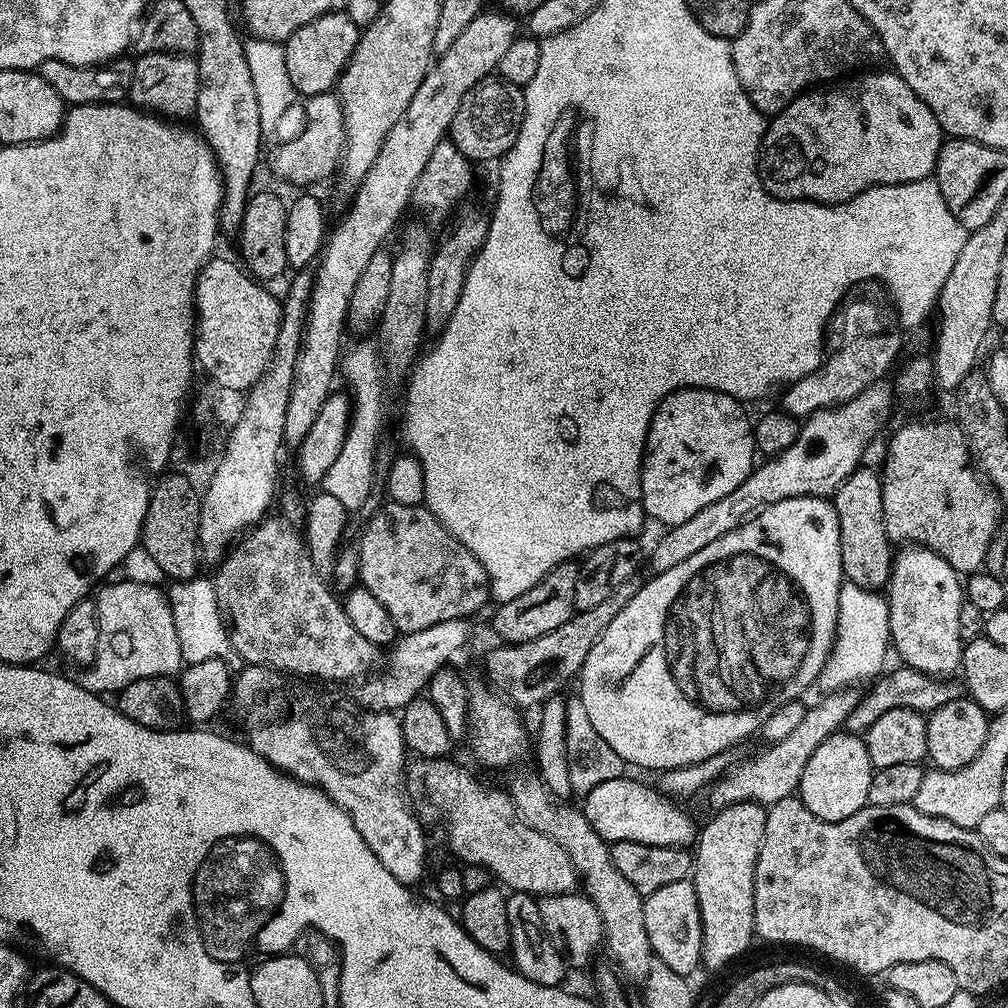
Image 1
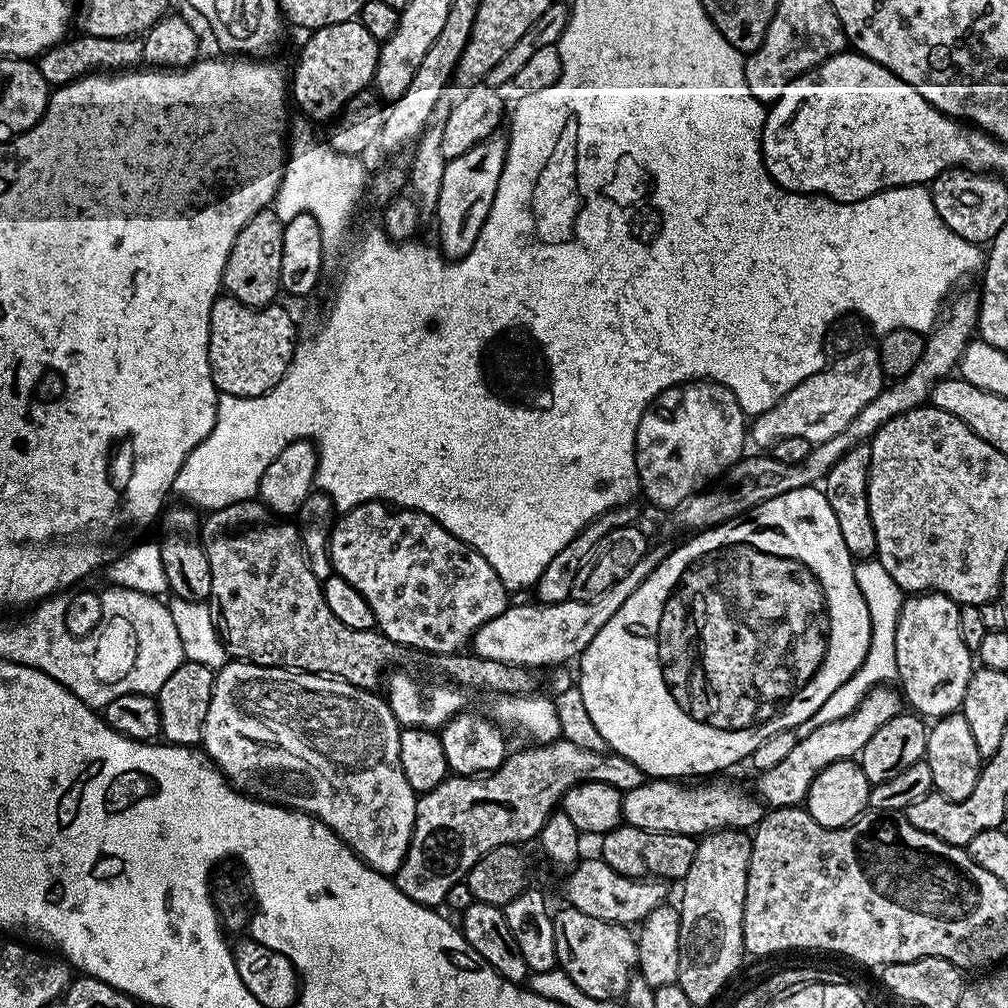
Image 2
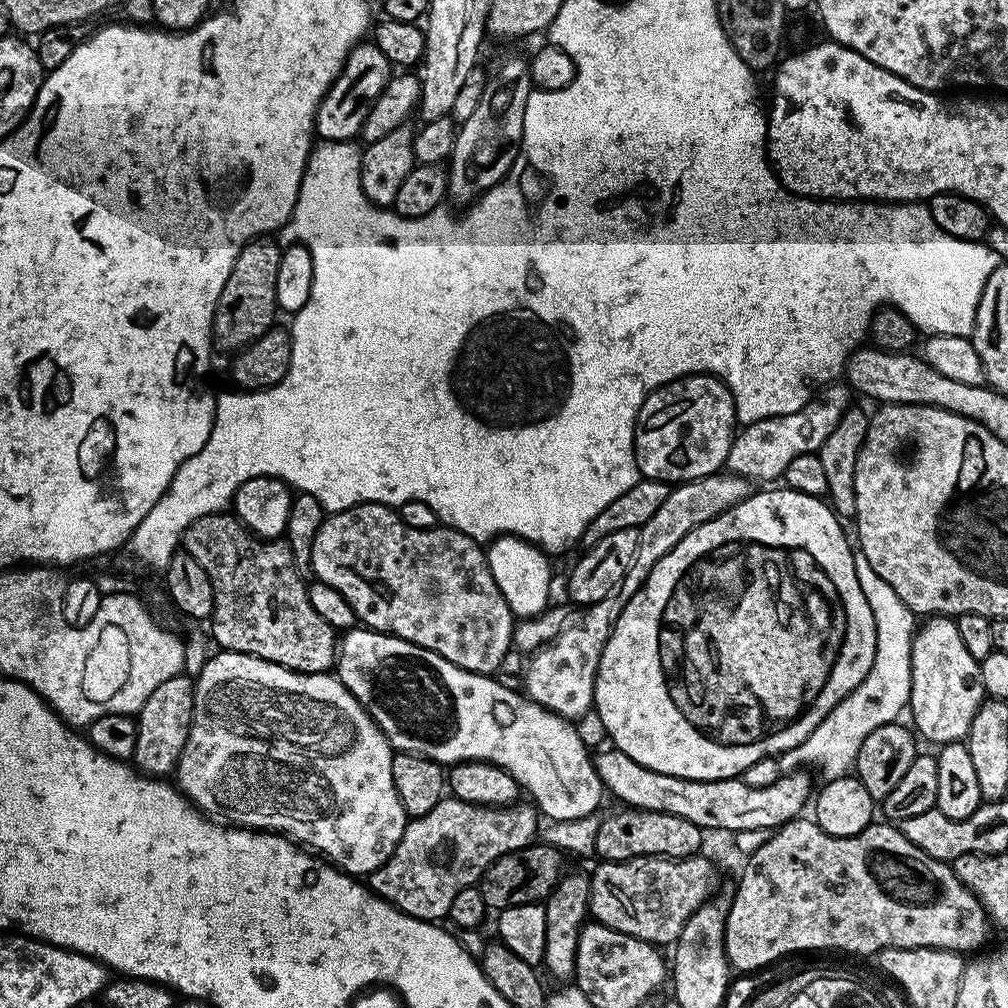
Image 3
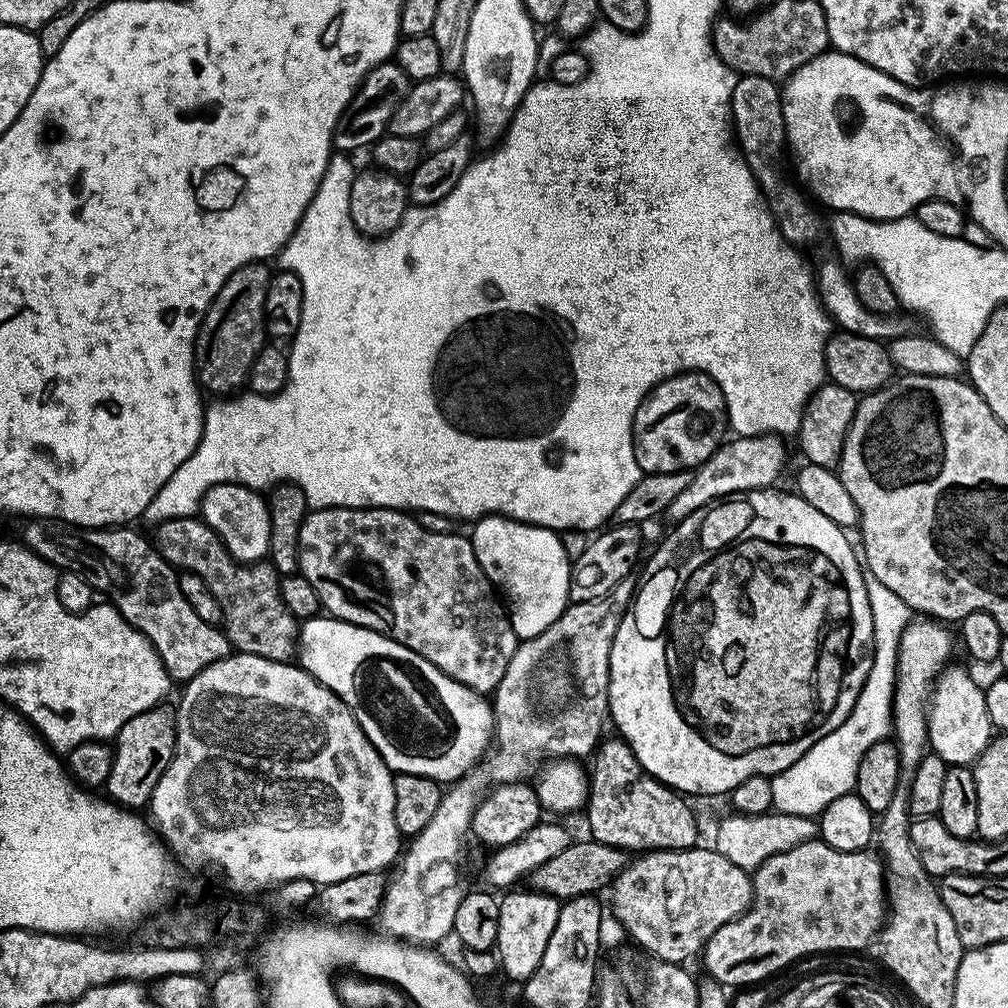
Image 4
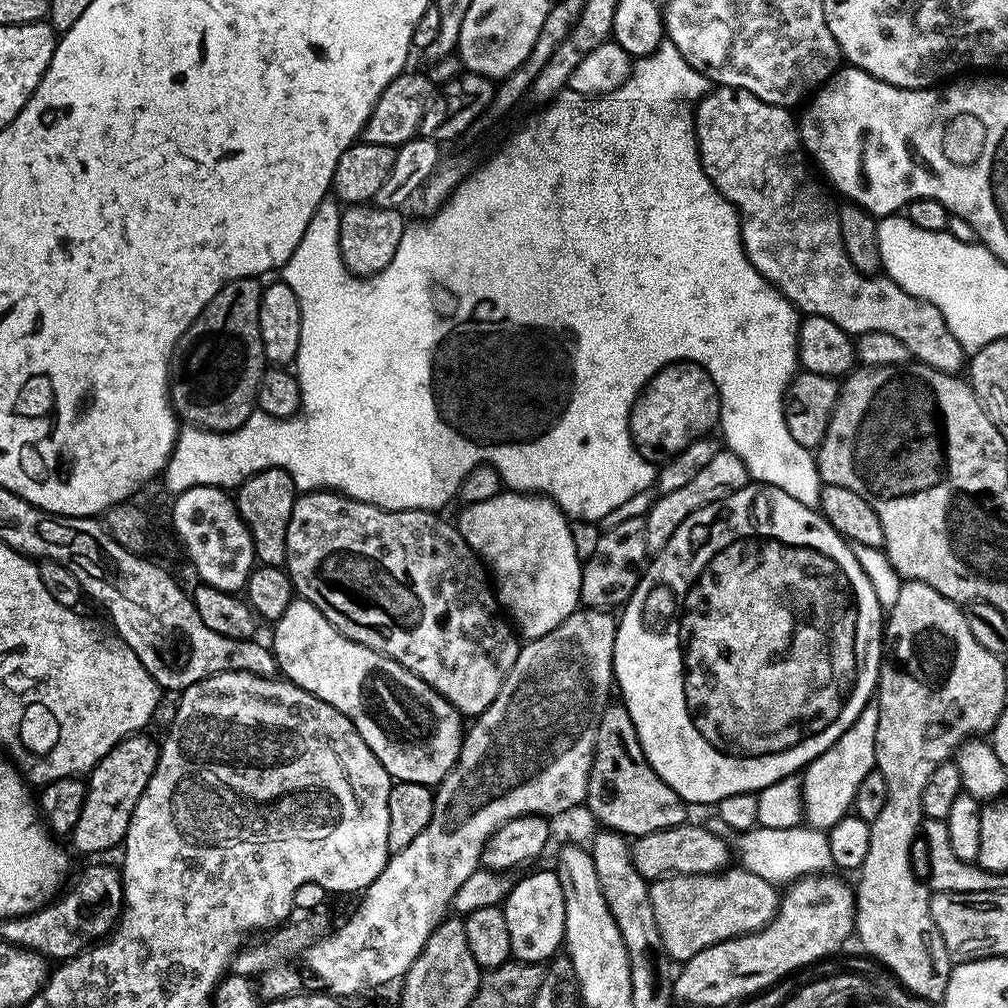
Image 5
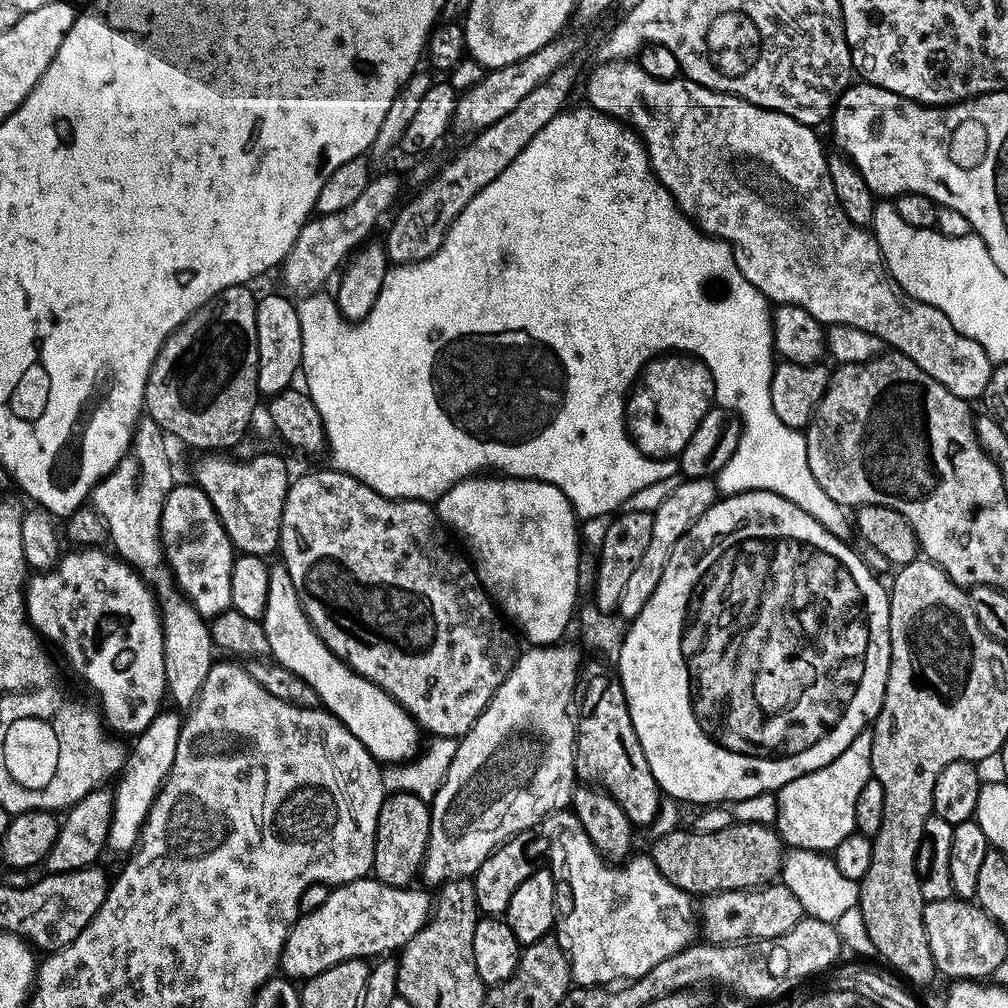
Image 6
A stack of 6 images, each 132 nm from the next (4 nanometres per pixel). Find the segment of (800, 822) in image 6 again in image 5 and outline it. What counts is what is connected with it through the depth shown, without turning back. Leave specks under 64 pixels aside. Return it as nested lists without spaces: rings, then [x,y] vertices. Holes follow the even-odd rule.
[[[878,699],[869,700],[862,714],[847,728],[838,742],[830,746],[819,758],[810,761],[803,769],[804,784],[799,785],[802,797],[802,816],[812,828],[827,830],[833,828],[842,817],[849,815],[854,794],[862,786],[862,778],[876,768],[876,738],[878,726]]]

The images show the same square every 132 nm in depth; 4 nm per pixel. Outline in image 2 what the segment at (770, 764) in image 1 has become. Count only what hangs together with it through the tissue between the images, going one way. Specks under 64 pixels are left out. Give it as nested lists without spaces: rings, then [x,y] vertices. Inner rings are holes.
[[[672,778],[645,780],[634,790],[623,793],[621,817],[625,823],[638,829],[686,834],[693,838],[702,838],[726,828],[750,830],[764,819],[765,807],[755,795],[750,796],[738,786],[714,781],[700,782],[694,787],[682,786],[683,783]]]

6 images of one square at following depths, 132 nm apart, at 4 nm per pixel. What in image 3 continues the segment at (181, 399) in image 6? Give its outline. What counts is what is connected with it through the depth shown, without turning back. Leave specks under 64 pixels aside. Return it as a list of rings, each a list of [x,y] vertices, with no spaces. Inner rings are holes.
[[[253,238],[238,254],[226,286],[216,303],[212,319],[212,343],[229,354],[235,354],[253,344],[277,323],[276,291],[281,245],[272,238]]]

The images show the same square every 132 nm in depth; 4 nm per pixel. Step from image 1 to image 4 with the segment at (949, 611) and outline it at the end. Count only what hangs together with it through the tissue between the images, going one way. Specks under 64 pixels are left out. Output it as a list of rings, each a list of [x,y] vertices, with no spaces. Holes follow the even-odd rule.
[[[945,667],[944,671],[936,677],[931,689],[930,703],[927,706],[929,749],[949,766],[970,766],[984,752],[988,741],[994,735],[994,729],[990,722],[990,714],[986,710],[984,688],[976,685],[975,678],[966,669],[952,667]]]

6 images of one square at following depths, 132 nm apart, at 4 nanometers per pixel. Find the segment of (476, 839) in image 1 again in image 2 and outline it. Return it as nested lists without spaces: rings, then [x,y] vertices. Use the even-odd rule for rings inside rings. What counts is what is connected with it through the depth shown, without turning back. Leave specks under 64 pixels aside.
[[[599,858],[581,859],[567,876],[568,881],[564,884],[564,892],[568,895],[567,903],[582,910],[582,914],[590,914],[590,918],[602,918],[615,924],[632,926],[642,922],[648,917],[650,910],[669,899],[667,883],[656,878],[631,880],[629,876],[618,874],[618,870]]]

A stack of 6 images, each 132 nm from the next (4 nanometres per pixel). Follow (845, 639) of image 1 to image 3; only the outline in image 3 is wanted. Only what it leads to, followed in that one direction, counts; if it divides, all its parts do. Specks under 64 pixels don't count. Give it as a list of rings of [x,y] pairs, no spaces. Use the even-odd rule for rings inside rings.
[[[858,550],[853,553],[853,556],[854,556],[855,573],[858,574],[859,586],[862,588],[862,594],[865,595],[866,602],[868,602],[870,605],[870,612],[874,617],[875,636],[876,636],[874,662],[871,664],[871,668],[867,672],[867,676],[863,680],[863,682],[860,683],[858,687],[856,687],[850,694],[848,694],[846,698],[844,698],[842,702],[840,702],[838,706],[836,706],[834,710],[832,710],[830,714],[828,714],[826,718],[824,718],[822,722],[819,723],[818,727],[815,728],[814,733],[810,734],[808,739],[812,740],[812,748],[808,748],[808,741],[805,741],[800,743],[798,747],[792,747],[790,750],[784,752],[783,755],[777,757],[777,760],[779,762],[779,768],[782,772],[795,771],[796,769],[799,769],[801,766],[808,766],[804,764],[814,764],[820,770],[821,774],[824,776],[823,779],[825,781],[833,780],[836,777],[847,775],[851,771],[851,768],[855,765],[855,758],[857,756],[858,750],[861,749],[862,742],[870,735],[870,733],[876,730],[878,726],[891,724],[894,721],[897,721],[899,719],[898,714],[902,710],[905,711],[905,708],[908,705],[910,694],[910,682],[912,681],[912,642],[915,636],[916,621],[914,622],[914,620],[916,620],[916,614],[910,611],[907,606],[905,606],[905,603],[902,602],[898,594],[894,593],[894,590],[891,589],[890,586],[886,585],[886,582],[884,582],[882,578],[878,577],[878,574],[875,574],[873,567],[870,566],[870,562],[867,561],[866,556],[864,554],[862,554]]]

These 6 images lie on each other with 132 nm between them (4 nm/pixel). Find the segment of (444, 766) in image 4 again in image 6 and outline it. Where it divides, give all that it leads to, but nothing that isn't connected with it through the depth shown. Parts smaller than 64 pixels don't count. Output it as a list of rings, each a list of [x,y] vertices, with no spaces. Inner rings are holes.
[[[280,562],[273,563],[270,567],[270,594],[266,594],[266,610],[262,623],[266,630],[271,659],[277,664],[286,666],[286,670],[294,670],[294,674],[298,674],[302,682],[310,682],[314,694],[318,694],[320,704],[332,715],[338,717],[346,726],[346,730],[350,730],[350,734],[354,734],[354,738],[358,738],[358,742],[362,742],[367,752],[379,763],[404,763],[419,754],[422,746],[422,741],[420,742],[422,729],[416,719],[396,699],[386,694],[386,690],[382,690],[366,678],[357,676],[348,665],[343,664],[330,651],[326,642],[322,642],[322,638],[312,629],[312,623],[308,621],[302,610],[300,599],[294,590],[294,581],[290,579],[290,570],[286,570]]]

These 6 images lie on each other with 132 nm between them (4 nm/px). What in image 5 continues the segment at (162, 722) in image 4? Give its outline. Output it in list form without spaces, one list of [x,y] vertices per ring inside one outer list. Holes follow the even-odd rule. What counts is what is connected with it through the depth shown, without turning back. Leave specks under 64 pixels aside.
[[[148,734],[128,736],[118,742],[95,764],[86,776],[84,805],[82,814],[76,823],[76,829],[70,833],[70,841],[80,852],[108,852],[111,848],[119,849],[124,843],[124,835],[130,826],[130,818],[134,814],[134,806],[138,806],[138,798],[142,798],[142,790],[146,790],[146,782],[150,782],[150,774],[154,774],[154,766],[158,766],[160,744],[152,741]]]

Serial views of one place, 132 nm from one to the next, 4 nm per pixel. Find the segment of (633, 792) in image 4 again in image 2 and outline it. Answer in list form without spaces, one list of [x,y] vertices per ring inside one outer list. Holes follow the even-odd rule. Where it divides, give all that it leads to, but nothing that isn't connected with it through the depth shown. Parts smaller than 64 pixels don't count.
[[[621,823],[599,837],[599,859],[605,860],[618,874],[629,876],[631,880],[659,878],[664,882],[683,881],[686,870],[694,862],[697,841],[686,834],[656,833],[638,829],[634,825]]]

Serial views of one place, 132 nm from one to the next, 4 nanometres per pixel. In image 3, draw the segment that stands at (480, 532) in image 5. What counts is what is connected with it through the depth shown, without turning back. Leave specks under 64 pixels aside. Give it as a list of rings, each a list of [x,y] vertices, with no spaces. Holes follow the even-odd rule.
[[[497,536],[487,545],[486,555],[490,574],[494,574],[494,582],[498,582],[498,590],[502,590],[502,598],[506,598],[506,606],[510,606],[513,617],[537,616],[549,607],[552,568],[548,565],[549,553],[543,548],[529,540],[519,540],[516,536]]]

